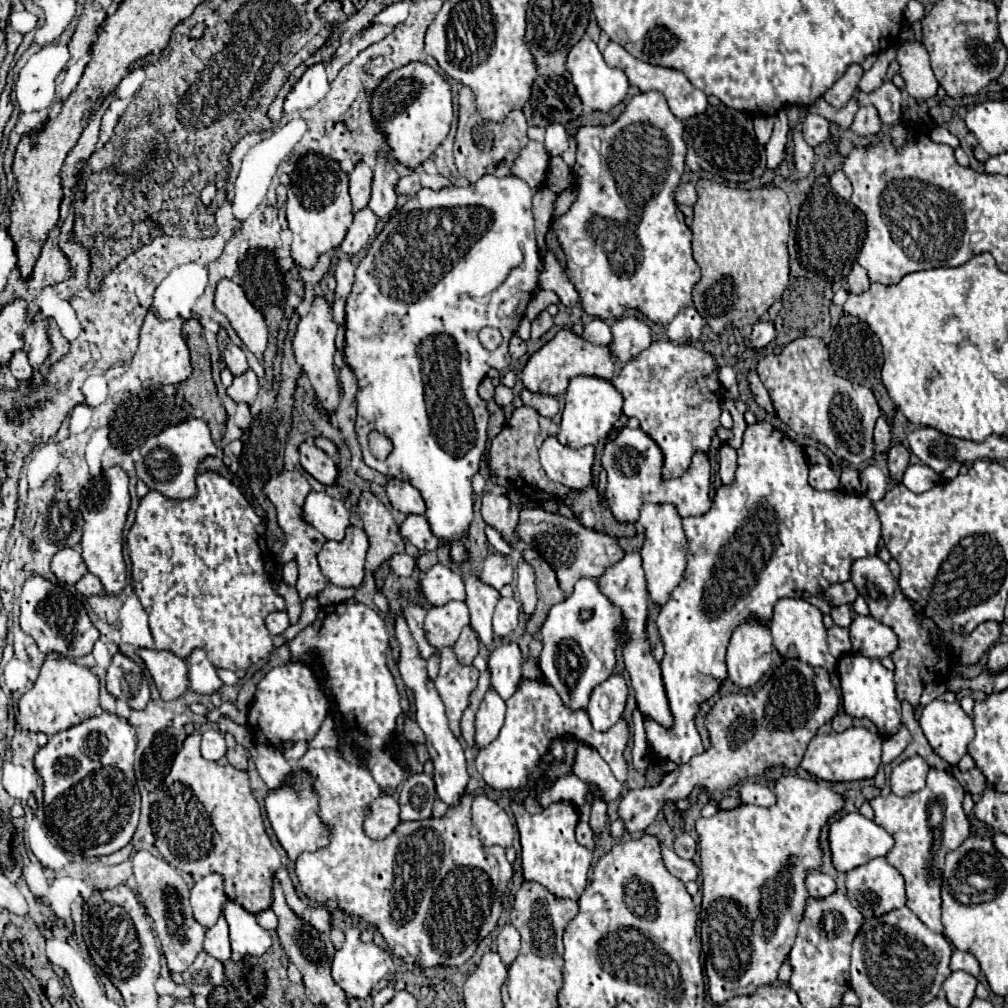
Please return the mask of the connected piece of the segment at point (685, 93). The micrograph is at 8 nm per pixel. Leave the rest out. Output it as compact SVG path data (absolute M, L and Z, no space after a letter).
M610 42L602 54L604 54L606 64L610 64L612 68L620 68L620 70L628 76L630 84L632 84L632 86L638 86L640 92L650 92L650 90L662 92L674 116L678 116L678 118L682 118L682 120L688 120L688 118L692 118L692 116L696 116L696 114L702 114L702 112L708 108L706 94L704 94L702 90L694 88L692 82L686 78L684 72L672 70L672 68L662 68L662 66L652 66L652 64L648 64L648 62L642 62L642 60L630 56L630 54L628 54L620 44L616 44L616 42Z

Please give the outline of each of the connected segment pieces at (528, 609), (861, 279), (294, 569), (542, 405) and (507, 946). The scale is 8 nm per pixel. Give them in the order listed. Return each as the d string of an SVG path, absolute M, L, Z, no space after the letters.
M524 560L518 564L516 586L518 586L518 598L522 604L522 612L526 618L530 618L530 614L536 608L536 584L534 584L534 570Z
M854 262L854 266L852 266L852 270L850 270L846 280L848 280L848 286L850 286L852 294L862 294L870 286L870 278L866 276L866 270L858 262Z
M294 560L292 562L286 562L284 564L284 568L282 568L282 580L286 582L286 584L296 584L296 578L298 578L298 566L294 564Z
M522 390L520 398L522 398L522 402L526 406L534 408L540 416L554 418L558 414L558 402L556 402L554 396L544 396L544 394L534 394L530 390Z
M506 924L500 930L498 940L496 940L496 950L498 950L498 954L500 954L500 958L506 966L510 966L514 962L514 958L518 956L518 952L520 952L520 934L512 924Z

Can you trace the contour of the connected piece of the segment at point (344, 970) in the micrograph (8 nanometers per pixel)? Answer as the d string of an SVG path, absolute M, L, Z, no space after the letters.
M356 926L346 930L346 942L342 946L342 950L338 950L334 954L334 962L332 962L332 978L334 982L348 994L354 998L368 998L372 996L380 984L384 984L382 980L388 980L394 974L394 962L392 956L378 948L376 944L366 944L360 940L360 930Z

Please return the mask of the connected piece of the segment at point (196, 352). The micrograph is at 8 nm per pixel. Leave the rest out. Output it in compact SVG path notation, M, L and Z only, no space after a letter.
M188 320L182 328L182 334L186 336L186 342L188 342L188 348L190 348L190 358L192 358L192 374L186 382L182 382L184 386L184 396L186 396L186 402L192 406L192 414L196 418L202 418L206 420L210 432L212 432L212 440L214 442L220 442L222 436L224 436L224 430L226 430L226 410L224 410L224 404L222 400L218 398L218 392L216 392L216 386L214 386L214 380L212 380L212 374L210 374L210 352L208 352L208 346L206 346L206 340L202 336L202 326L198 320Z

